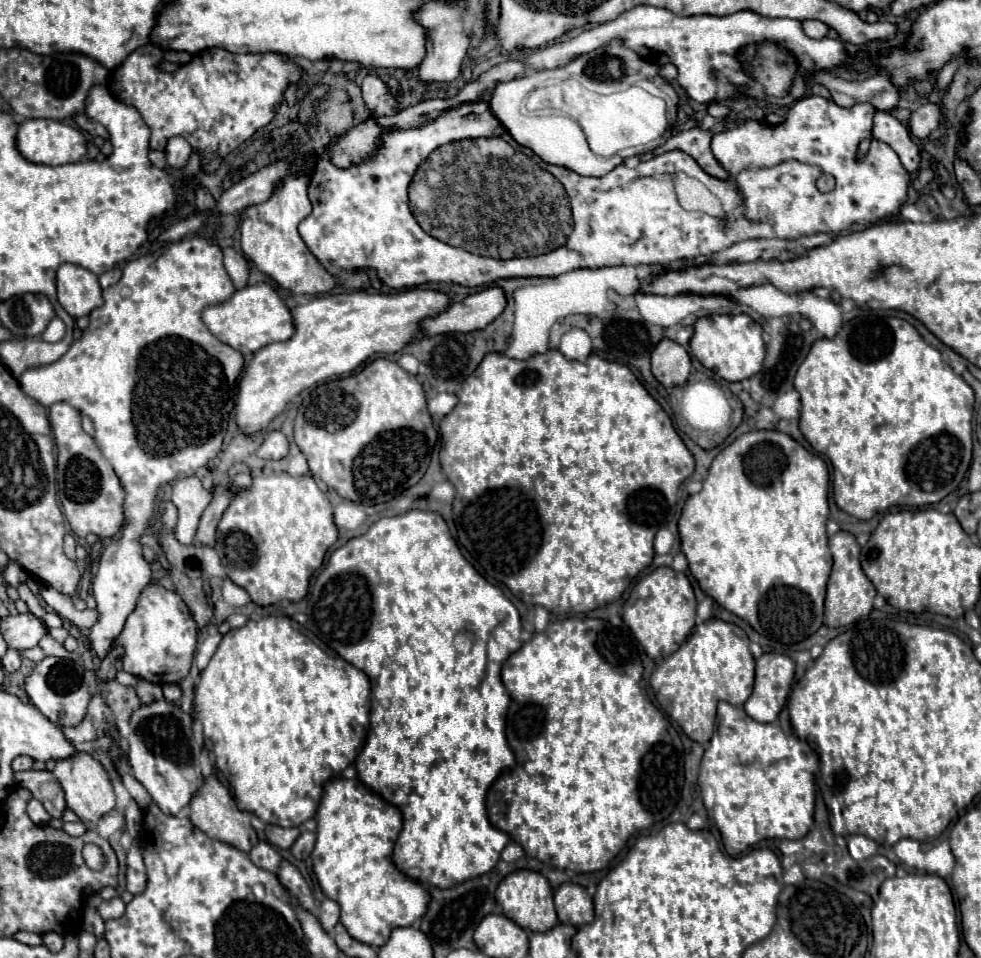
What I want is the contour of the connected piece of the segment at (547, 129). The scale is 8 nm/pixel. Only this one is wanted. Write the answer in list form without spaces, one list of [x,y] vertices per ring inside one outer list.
[[[553,69],[553,71],[537,71],[533,75],[527,77],[517,77],[513,81],[507,83],[499,83],[489,99],[491,105],[491,113],[495,113],[495,117],[501,121],[501,125],[509,131],[509,135],[523,147],[529,147],[535,155],[539,155],[545,163],[551,165],[559,165],[565,169],[571,169],[579,175],[591,175],[591,177],[601,177],[605,173],[611,171],[611,167],[615,167],[617,163],[621,163],[623,157],[615,155],[615,157],[601,157],[595,155],[589,145],[587,139],[583,135],[583,129],[577,123],[565,123],[565,121],[557,121],[557,119],[547,119],[547,117],[535,117],[535,115],[523,115],[519,105],[523,105],[523,97],[527,97],[535,87],[541,85],[549,85],[553,81],[557,81],[561,77],[561,69]]]

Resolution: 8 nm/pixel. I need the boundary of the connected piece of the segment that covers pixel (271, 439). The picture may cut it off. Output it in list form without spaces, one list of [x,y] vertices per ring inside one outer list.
[[[269,431],[257,449],[257,457],[261,459],[281,459],[289,451],[289,443],[281,431]]]

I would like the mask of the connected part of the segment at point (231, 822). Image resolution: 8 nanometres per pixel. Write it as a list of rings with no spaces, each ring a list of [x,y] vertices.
[[[215,773],[205,777],[203,785],[199,787],[199,793],[195,793],[195,797],[189,803],[189,809],[191,809],[191,813],[189,813],[191,823],[197,829],[201,829],[207,837],[229,843],[229,845],[233,845],[233,847],[237,847],[237,849],[241,849],[245,853],[249,853],[249,849],[257,843],[257,833],[249,823],[249,813],[237,809],[237,803],[231,797],[229,789],[217,779]]]

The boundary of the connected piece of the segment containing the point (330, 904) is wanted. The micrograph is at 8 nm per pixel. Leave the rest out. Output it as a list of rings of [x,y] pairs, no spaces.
[[[325,899],[321,903],[321,911],[319,911],[319,923],[321,927],[329,933],[337,923],[339,923],[339,905],[337,901],[331,901],[331,899]]]

